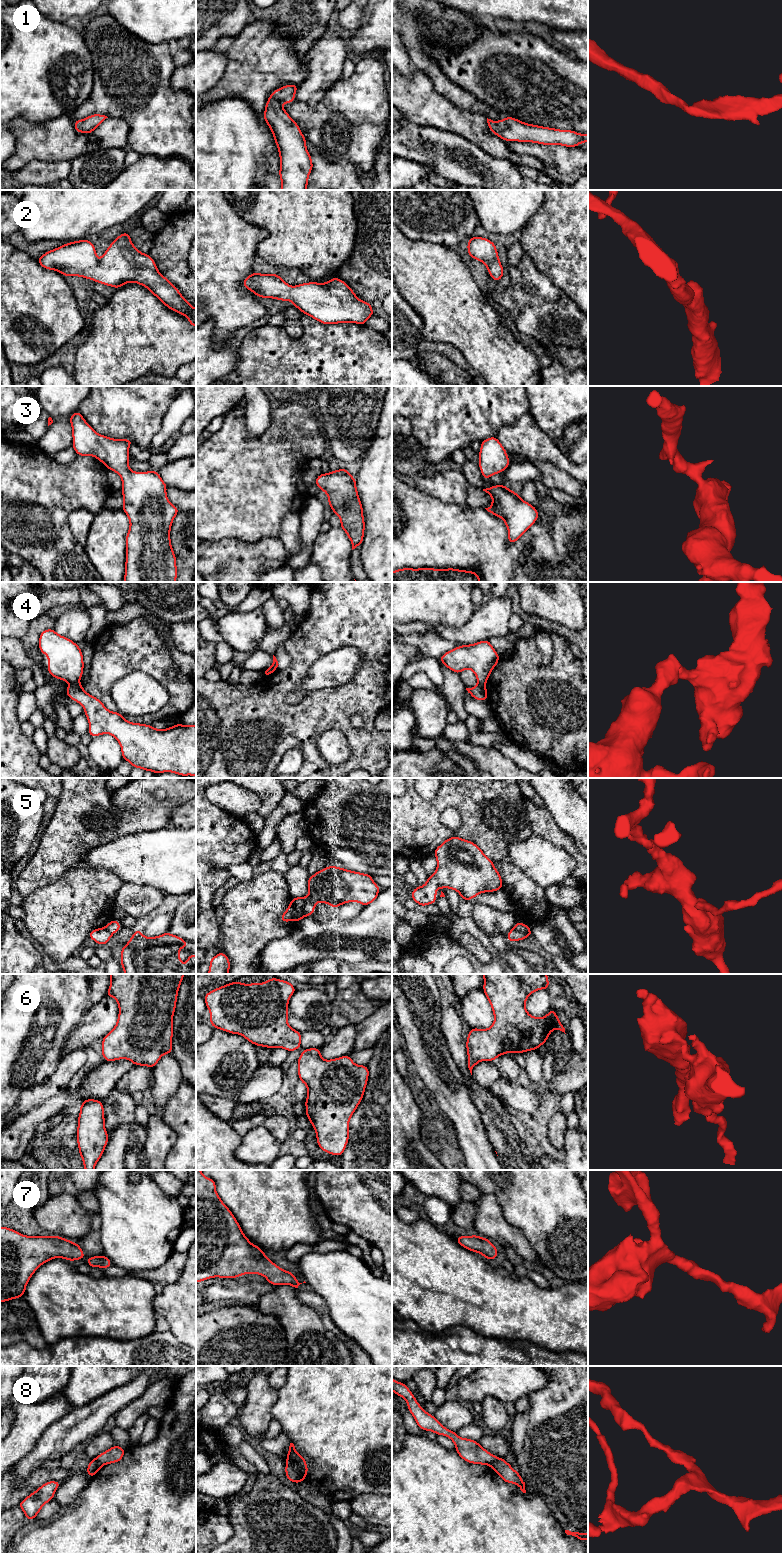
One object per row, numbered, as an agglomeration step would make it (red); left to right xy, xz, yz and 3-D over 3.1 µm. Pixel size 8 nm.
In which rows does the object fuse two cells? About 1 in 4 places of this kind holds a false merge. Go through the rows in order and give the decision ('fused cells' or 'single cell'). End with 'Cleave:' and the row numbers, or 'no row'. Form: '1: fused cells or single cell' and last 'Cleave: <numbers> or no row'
1: single cell
2: single cell
3: single cell
4: fused cells
5: fused cells
6: single cell
7: single cell
8: fused cells
Cleave: 4, 5, 8

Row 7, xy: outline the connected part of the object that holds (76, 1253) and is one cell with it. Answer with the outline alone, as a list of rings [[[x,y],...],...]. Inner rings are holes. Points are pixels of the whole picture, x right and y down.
[[[0,1226],[0,1303],[25,1295],[27,1283],[42,1264],[54,1258],[75,1261],[84,1256],[76,1242],[60,1236],[26,1236],[9,1227]]]

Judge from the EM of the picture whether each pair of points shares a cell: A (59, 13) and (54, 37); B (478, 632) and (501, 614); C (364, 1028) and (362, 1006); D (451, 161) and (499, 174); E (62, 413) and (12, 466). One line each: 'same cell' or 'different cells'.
A: different cells
B: same cell
C: different cells
D: same cell
E: different cells

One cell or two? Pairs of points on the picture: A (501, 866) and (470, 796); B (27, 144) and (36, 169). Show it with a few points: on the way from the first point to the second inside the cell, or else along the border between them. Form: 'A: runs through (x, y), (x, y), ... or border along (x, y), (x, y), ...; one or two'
A: border along (503, 859), (493, 862); two
B: border along (57, 161), (30, 161), (12, 172); two

